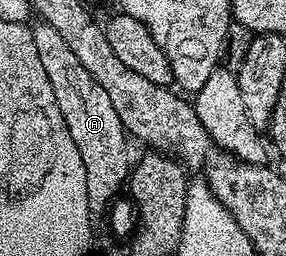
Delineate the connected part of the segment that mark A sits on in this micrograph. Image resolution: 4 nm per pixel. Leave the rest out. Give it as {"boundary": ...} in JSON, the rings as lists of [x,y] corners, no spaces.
{"boundary":[[[36,22],[31,25],[34,47],[38,50],[38,59],[42,62],[42,67],[46,70],[46,78],[50,78],[50,86],[54,89],[54,98],[58,102],[58,110],[62,110],[62,118],[70,130],[70,138],[74,138],[74,146],[78,146],[78,154],[82,158],[82,166],[86,166],[86,190],[88,191],[89,205],[104,204],[111,205],[116,191],[123,189],[127,185],[130,175],[130,160],[128,164],[128,142],[122,119],[118,118],[117,111],[114,110],[113,103],[110,102],[109,95],[102,90],[102,87],[95,81],[93,75],[89,73],[78,62],[78,57],[70,50],[69,43],[58,34],[58,31],[48,24]]]}

